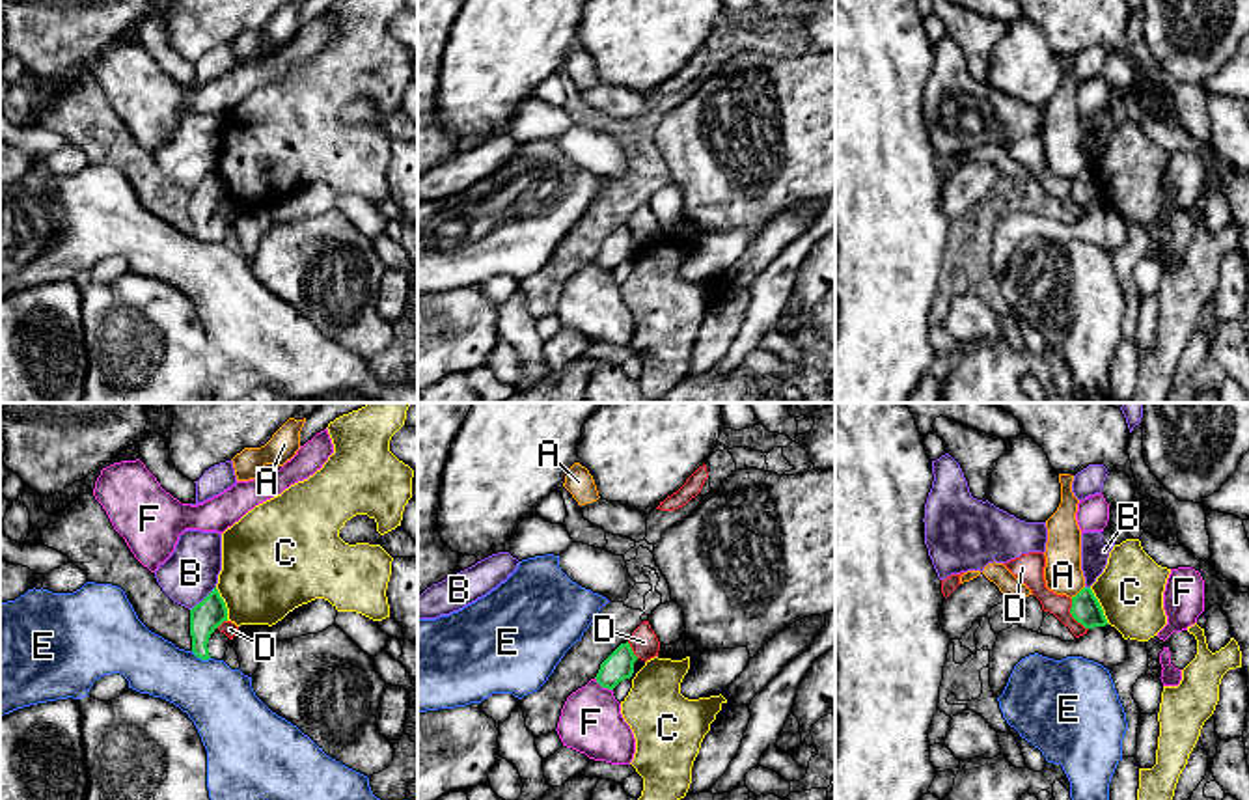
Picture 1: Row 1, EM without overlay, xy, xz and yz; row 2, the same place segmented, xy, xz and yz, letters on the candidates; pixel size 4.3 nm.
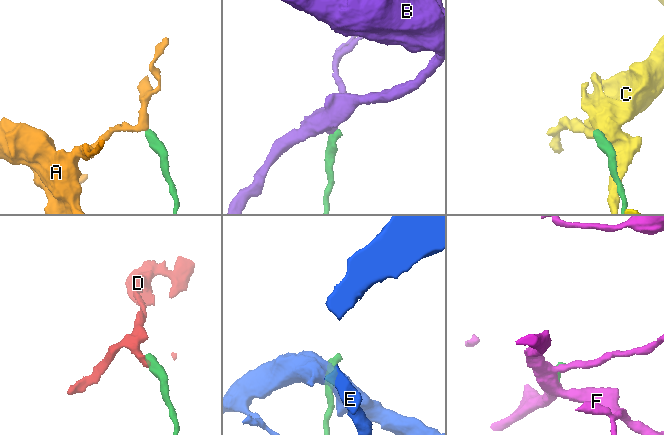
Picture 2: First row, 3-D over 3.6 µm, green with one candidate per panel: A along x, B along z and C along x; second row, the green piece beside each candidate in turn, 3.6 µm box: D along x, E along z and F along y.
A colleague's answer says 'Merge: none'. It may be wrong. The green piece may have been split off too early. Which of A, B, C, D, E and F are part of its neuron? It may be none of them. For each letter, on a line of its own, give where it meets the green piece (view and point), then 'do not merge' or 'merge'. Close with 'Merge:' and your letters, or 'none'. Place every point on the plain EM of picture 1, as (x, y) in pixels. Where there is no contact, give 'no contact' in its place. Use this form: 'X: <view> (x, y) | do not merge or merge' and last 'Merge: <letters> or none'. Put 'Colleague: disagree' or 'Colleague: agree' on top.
Colleague: agree
A: yz (1078, 176) | do not merge
B: xy (204, 181) | do not merge
C: yz (1100, 189) | do not merge
D: yz (1072, 198) | do not merge
E: xy (200, 239) | do not merge
F: xz (603, 269) | do not merge
Merge: none

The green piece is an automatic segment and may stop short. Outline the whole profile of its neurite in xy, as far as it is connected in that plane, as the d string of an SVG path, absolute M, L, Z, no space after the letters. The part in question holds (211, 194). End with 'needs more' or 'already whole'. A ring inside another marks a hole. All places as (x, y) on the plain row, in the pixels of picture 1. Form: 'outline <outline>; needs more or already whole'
outline M214 170L199 186L190 192L192 235L198 241L211 241L207 229L209 220L224 203L227 203L227 190Z; already whole

